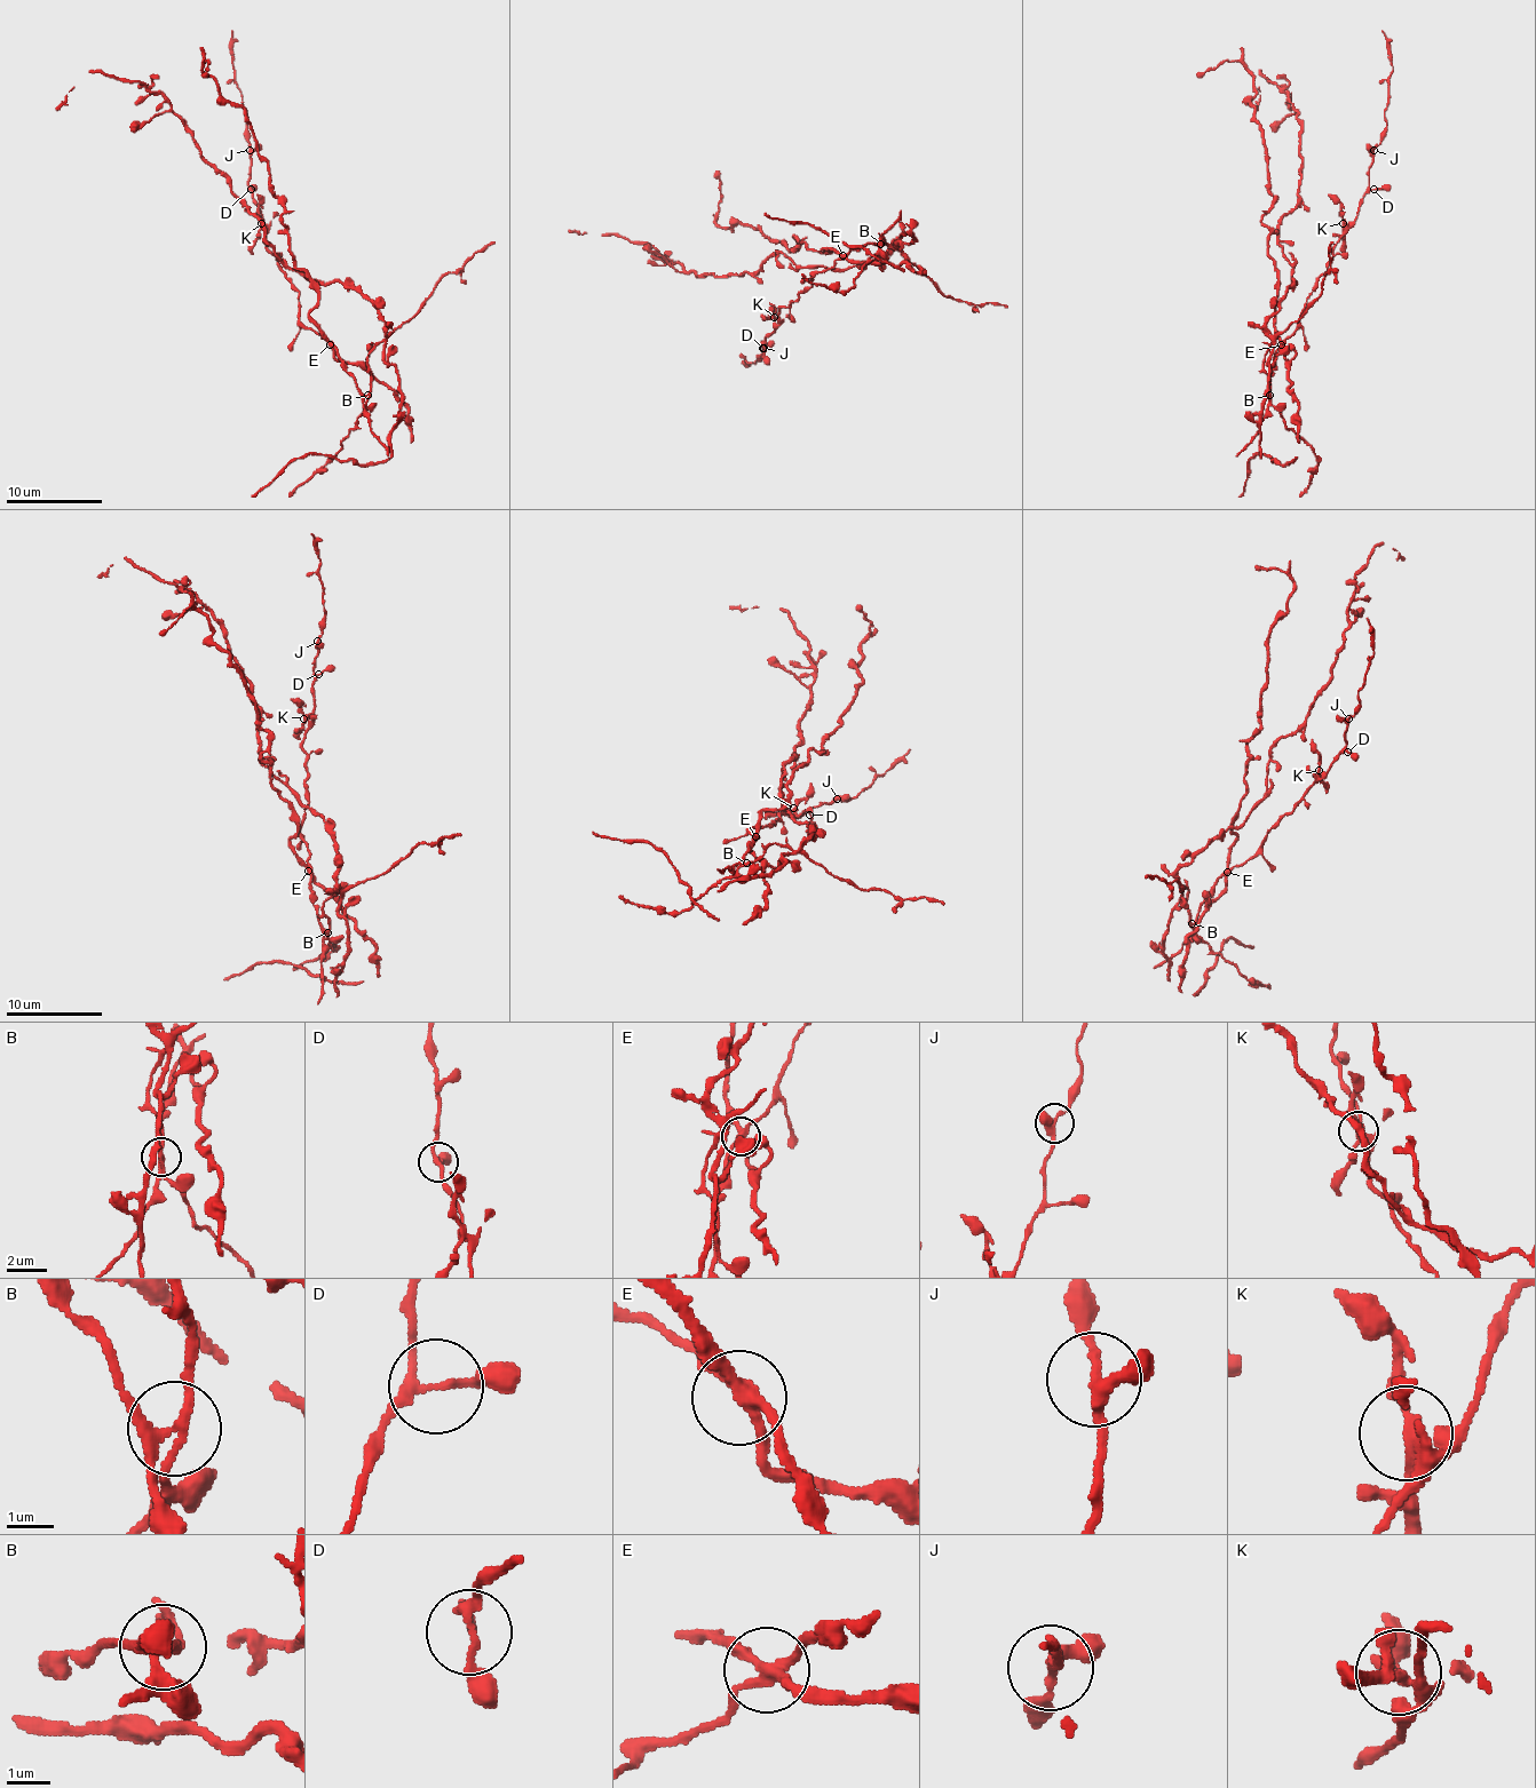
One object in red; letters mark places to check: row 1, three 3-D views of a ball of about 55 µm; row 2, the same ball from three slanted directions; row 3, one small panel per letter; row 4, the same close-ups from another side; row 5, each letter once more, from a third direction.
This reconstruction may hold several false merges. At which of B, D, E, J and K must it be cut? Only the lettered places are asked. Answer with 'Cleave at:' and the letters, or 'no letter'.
Cleave at: B, E, K

